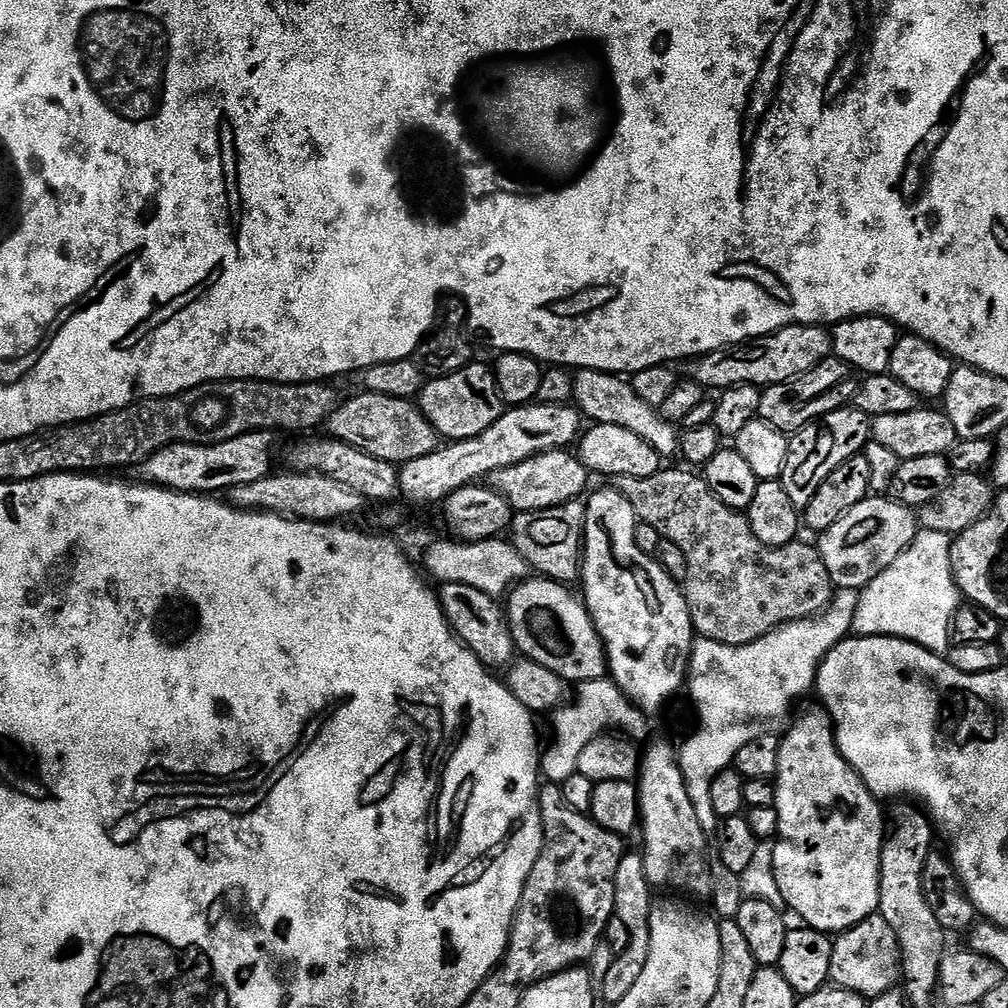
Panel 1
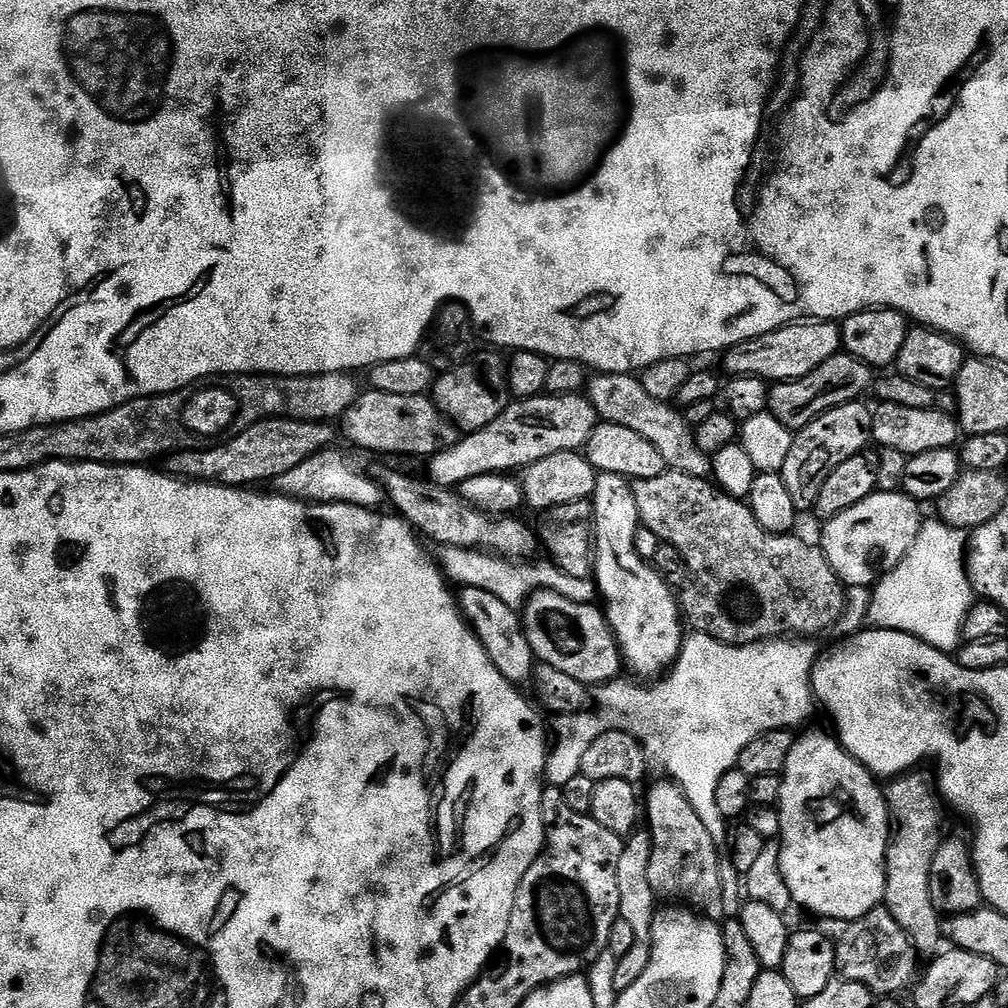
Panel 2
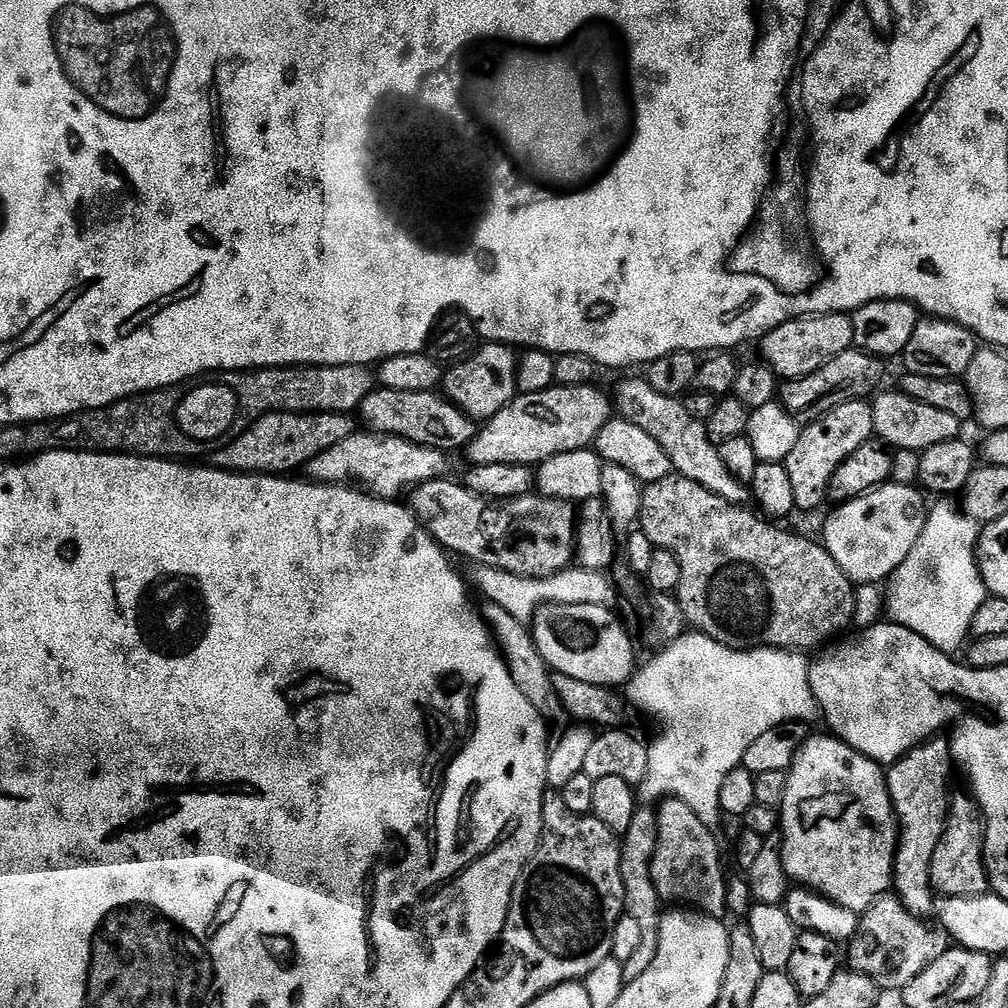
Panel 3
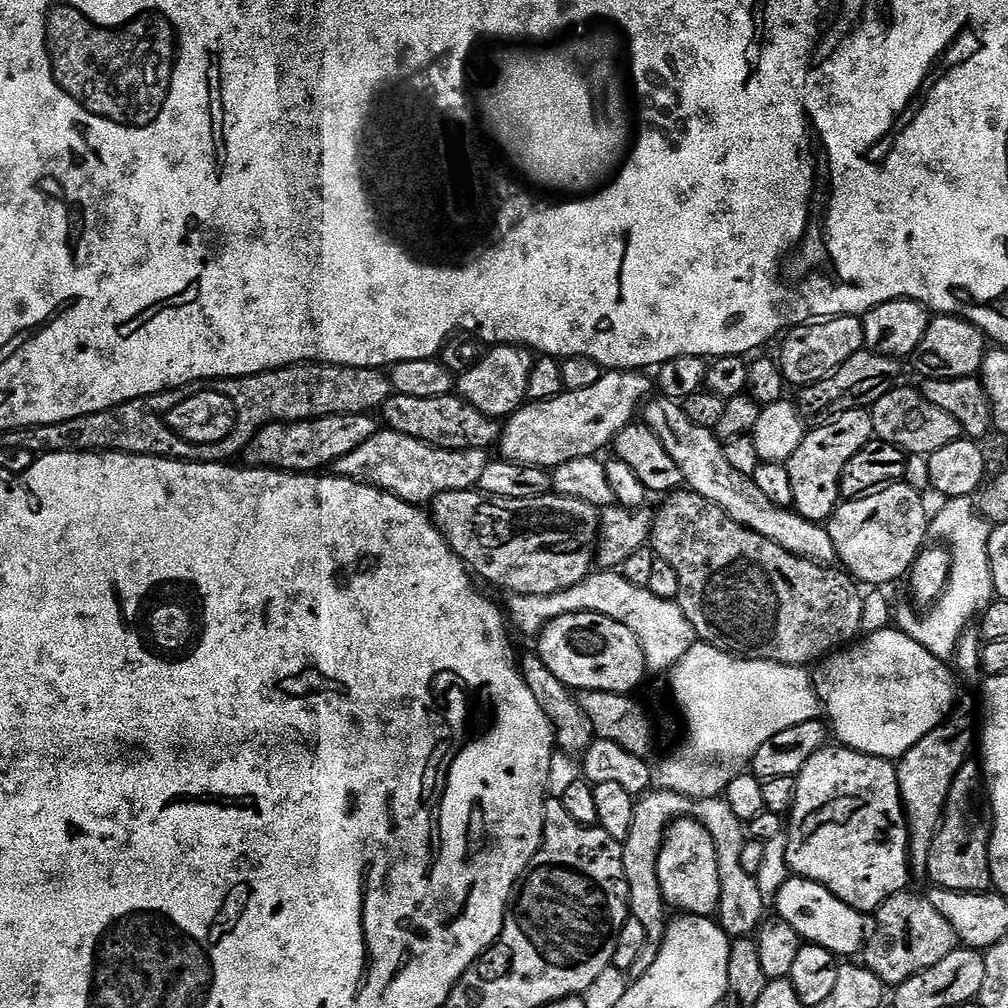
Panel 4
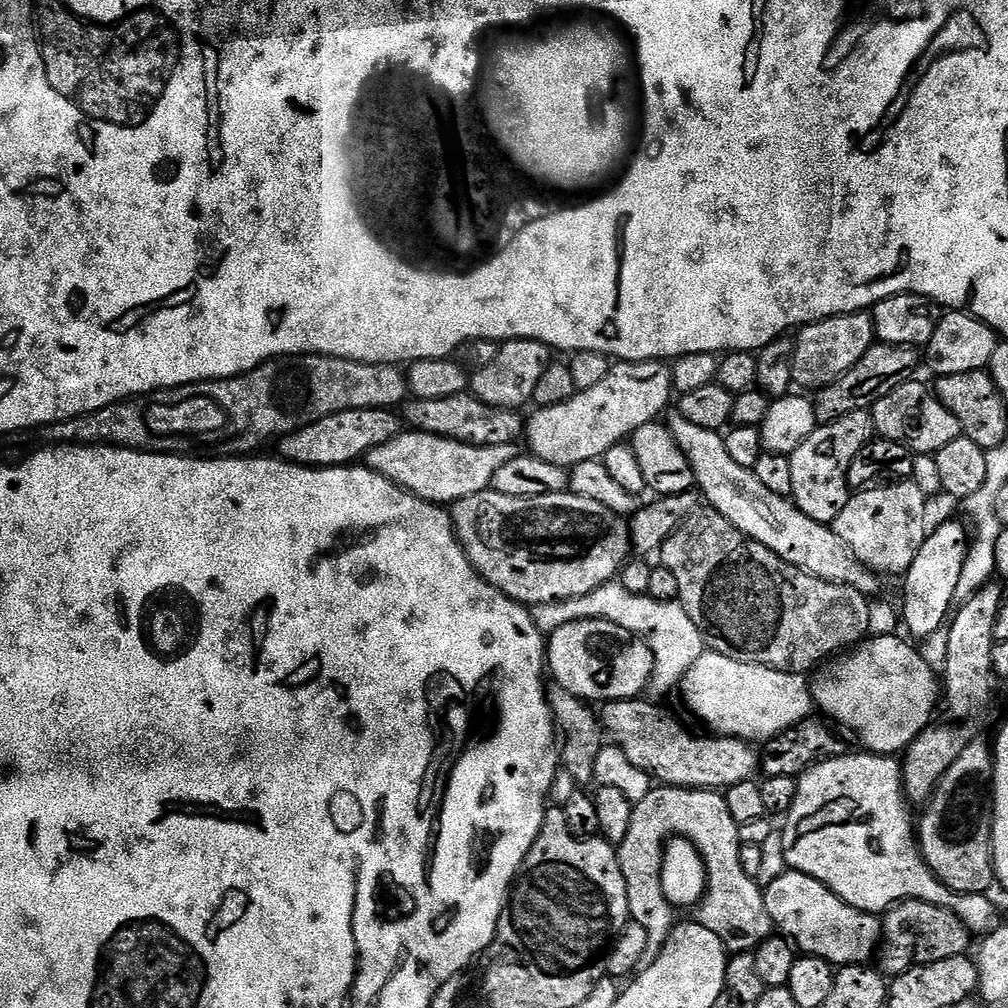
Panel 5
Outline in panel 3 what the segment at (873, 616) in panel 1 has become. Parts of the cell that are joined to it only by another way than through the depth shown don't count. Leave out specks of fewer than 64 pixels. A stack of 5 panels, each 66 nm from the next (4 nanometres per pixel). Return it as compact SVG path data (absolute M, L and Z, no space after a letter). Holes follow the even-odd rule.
M940 498L936 505L927 509L924 529L914 542L914 550L898 566L898 570L886 584L886 616L891 623L900 624L905 630L926 638L939 652L956 654L969 643L974 614L988 600L990 595L980 573L978 549L980 546L981 525L968 517L963 507L955 499Z

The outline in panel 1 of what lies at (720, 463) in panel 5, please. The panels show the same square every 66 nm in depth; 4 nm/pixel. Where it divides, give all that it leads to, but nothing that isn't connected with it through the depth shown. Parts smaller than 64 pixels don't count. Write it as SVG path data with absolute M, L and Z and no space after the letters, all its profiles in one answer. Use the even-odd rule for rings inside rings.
M581 368L572 378L572 398L575 407L580 409L581 417L589 421L605 424L606 426L623 426L626 430L638 434L638 438L650 442L654 450L662 458L676 456L680 450L681 433L677 425L668 421L659 408L650 406L650 402L645 402L640 397L631 383L627 384L625 377L620 374L610 372L599 372L589 368Z

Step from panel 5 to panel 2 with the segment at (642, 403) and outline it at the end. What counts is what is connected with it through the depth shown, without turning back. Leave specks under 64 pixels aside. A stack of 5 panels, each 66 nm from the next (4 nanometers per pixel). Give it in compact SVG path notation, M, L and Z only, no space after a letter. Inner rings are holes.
M541 394L528 400L516 400L509 403L504 413L490 422L490 426L461 435L457 444L431 457L427 461L426 476L433 484L455 489L466 482L466 478L478 478L491 472L512 474L515 473L515 468L526 469L542 458L550 458L550 454L581 451L587 445L597 423L596 407L584 394Z

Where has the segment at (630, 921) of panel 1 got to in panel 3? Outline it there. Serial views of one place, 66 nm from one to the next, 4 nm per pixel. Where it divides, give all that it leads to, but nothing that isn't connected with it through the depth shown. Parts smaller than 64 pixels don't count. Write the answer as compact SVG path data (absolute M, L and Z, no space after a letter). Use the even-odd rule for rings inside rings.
M637 807L634 822L630 822L630 830L622 837L620 846L620 869L622 870L622 886L624 887L624 907L626 915L638 922L642 930L642 942L636 947L630 959L623 961L625 981L637 980L650 970L650 962L654 962L654 954L658 950L658 930L662 915L662 901L656 893L652 881L652 855L656 849L656 814L650 807Z

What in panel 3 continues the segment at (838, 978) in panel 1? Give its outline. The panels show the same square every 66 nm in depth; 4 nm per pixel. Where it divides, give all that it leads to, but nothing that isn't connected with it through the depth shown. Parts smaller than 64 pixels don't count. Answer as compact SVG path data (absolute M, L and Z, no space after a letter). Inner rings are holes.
M894 894L879 896L872 907L859 917L856 932L846 944L846 964L851 971L866 974L882 990L902 990L942 951L941 933L916 916Z

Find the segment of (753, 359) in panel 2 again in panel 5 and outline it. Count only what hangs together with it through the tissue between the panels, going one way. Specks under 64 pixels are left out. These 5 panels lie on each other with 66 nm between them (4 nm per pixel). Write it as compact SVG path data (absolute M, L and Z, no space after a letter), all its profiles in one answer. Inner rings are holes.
M867 311L847 312L841 316L827 316L813 324L806 324L794 336L792 350L792 383L797 389L815 390L830 386L846 370L850 370L877 343L871 315Z

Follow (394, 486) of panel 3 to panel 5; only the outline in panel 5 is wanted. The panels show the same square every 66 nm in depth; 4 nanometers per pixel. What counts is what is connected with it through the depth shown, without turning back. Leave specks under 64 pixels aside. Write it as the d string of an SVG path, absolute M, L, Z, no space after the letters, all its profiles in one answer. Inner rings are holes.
M402 430L382 446L374 446L366 457L367 467L382 474L398 487L431 504L451 506L470 494L489 491L494 474L518 454L516 444L506 446L470 446L438 434Z

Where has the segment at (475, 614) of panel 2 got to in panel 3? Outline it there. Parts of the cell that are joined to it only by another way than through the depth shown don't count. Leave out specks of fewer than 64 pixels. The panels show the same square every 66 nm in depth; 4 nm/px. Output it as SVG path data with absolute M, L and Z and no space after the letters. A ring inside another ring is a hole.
M489 602L485 603L484 606L485 608L482 608L484 622L487 624L488 631L491 632L492 639L496 647L500 649L500 654L514 678L514 686L518 686L518 690L522 690L522 695L530 701L530 706L534 706L534 710L538 710L545 721L551 722L553 725L555 725L554 723L560 724L563 720L567 721L569 719L568 711L564 709L554 690L554 682L552 681L554 673L538 650L532 637L531 627L516 620L502 606Z

